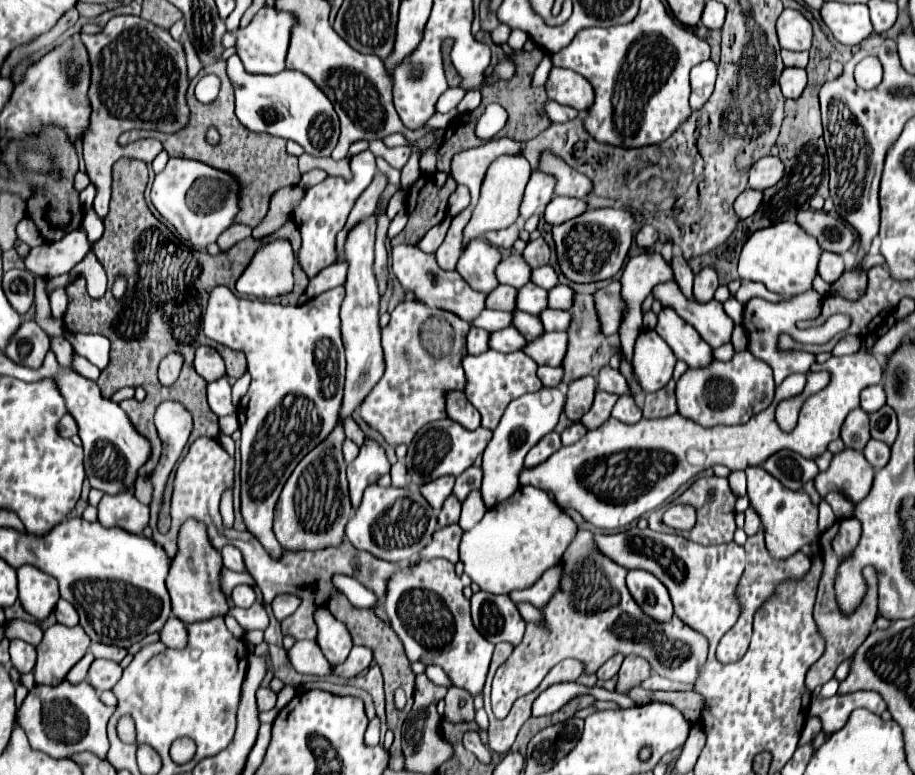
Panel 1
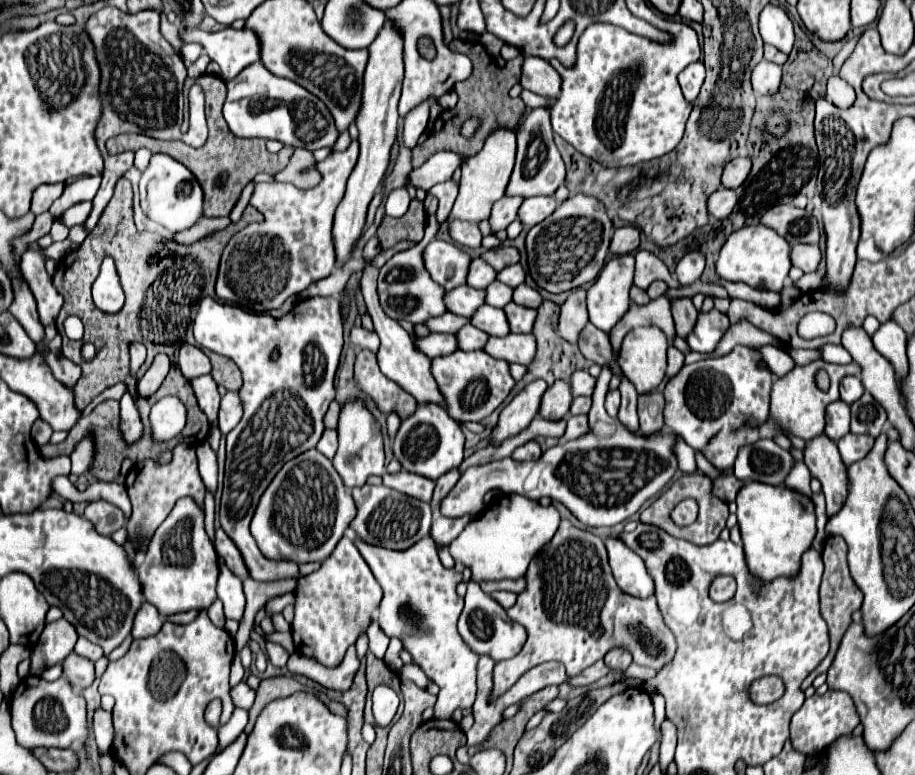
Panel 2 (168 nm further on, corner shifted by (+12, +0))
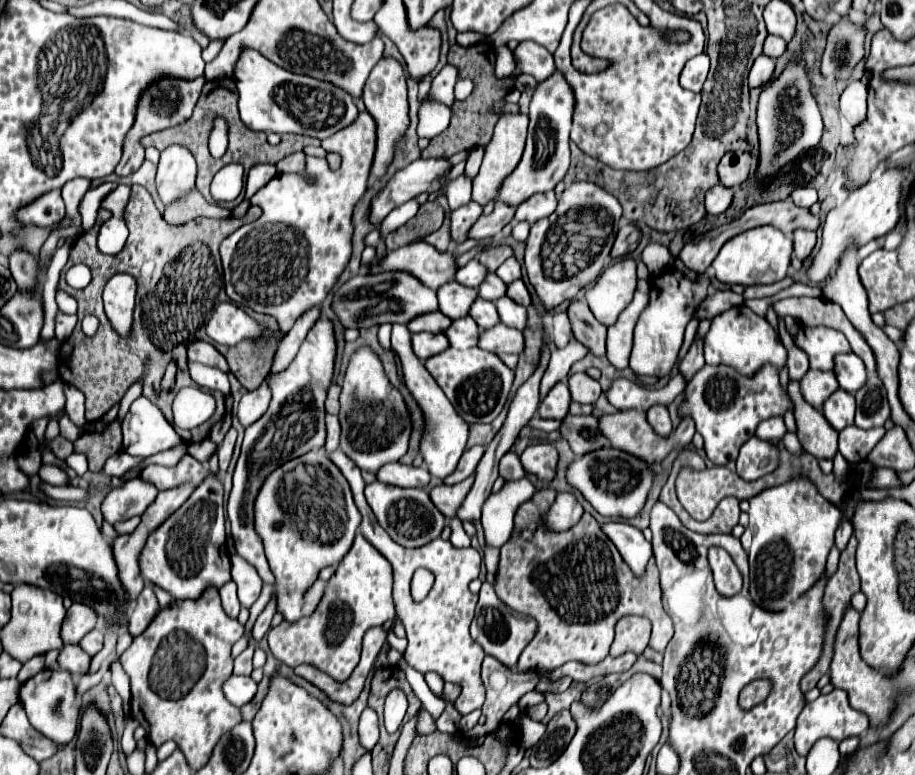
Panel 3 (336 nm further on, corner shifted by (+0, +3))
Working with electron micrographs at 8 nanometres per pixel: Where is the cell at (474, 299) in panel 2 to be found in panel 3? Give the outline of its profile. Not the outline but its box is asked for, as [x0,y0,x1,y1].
[438,281,478,319]

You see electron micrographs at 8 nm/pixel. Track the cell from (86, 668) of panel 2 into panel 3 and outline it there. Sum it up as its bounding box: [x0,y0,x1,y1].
[58,645,92,679]

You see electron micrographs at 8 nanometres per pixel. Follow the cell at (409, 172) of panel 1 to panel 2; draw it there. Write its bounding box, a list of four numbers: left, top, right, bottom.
[404,98,436,148]

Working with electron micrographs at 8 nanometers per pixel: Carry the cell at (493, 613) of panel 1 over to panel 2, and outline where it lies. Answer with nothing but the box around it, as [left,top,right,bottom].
[458,580,526,662]

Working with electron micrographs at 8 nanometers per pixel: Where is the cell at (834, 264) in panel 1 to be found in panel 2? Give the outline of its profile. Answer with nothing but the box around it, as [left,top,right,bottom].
[790,244,822,272]

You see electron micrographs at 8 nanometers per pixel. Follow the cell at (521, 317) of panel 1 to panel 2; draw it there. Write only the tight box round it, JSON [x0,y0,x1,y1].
[470,306,508,336]

